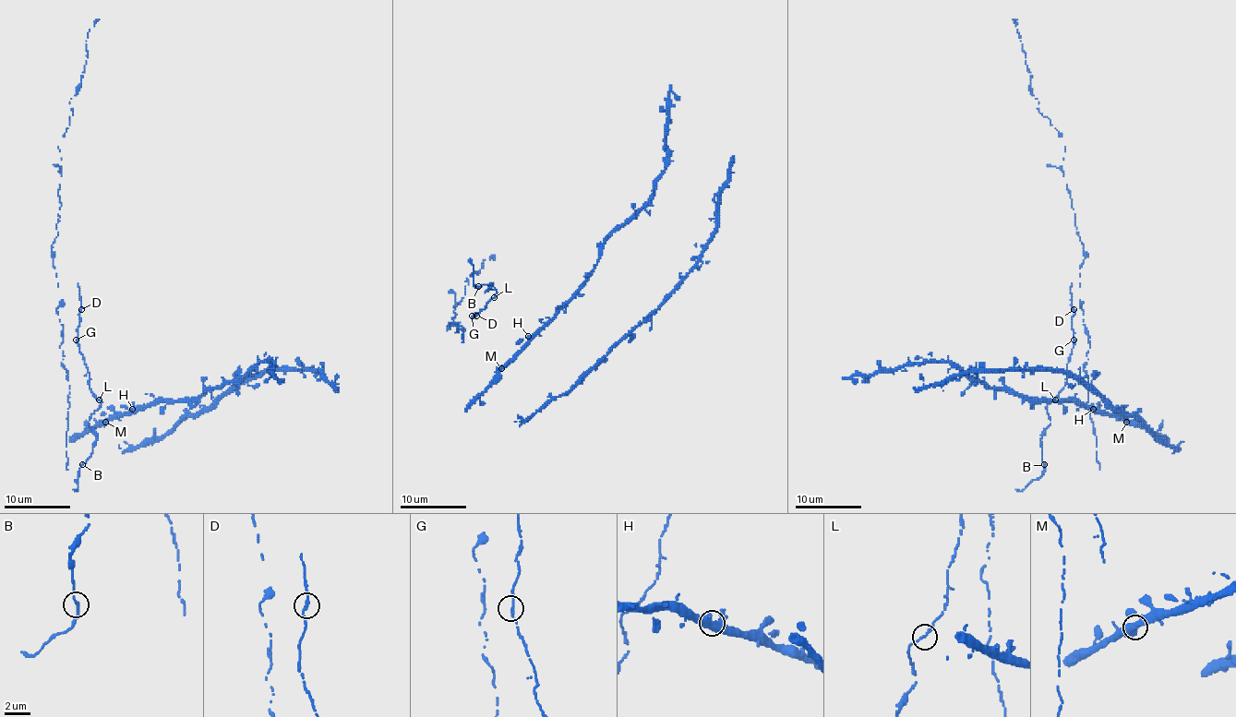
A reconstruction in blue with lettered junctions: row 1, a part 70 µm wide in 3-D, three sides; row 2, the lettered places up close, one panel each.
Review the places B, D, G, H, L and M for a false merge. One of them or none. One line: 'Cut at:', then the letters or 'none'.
Cut at: none

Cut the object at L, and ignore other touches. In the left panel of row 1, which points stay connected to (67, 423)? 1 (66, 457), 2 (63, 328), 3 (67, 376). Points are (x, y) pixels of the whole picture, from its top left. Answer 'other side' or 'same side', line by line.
1: same side
2: same side
3: same side

